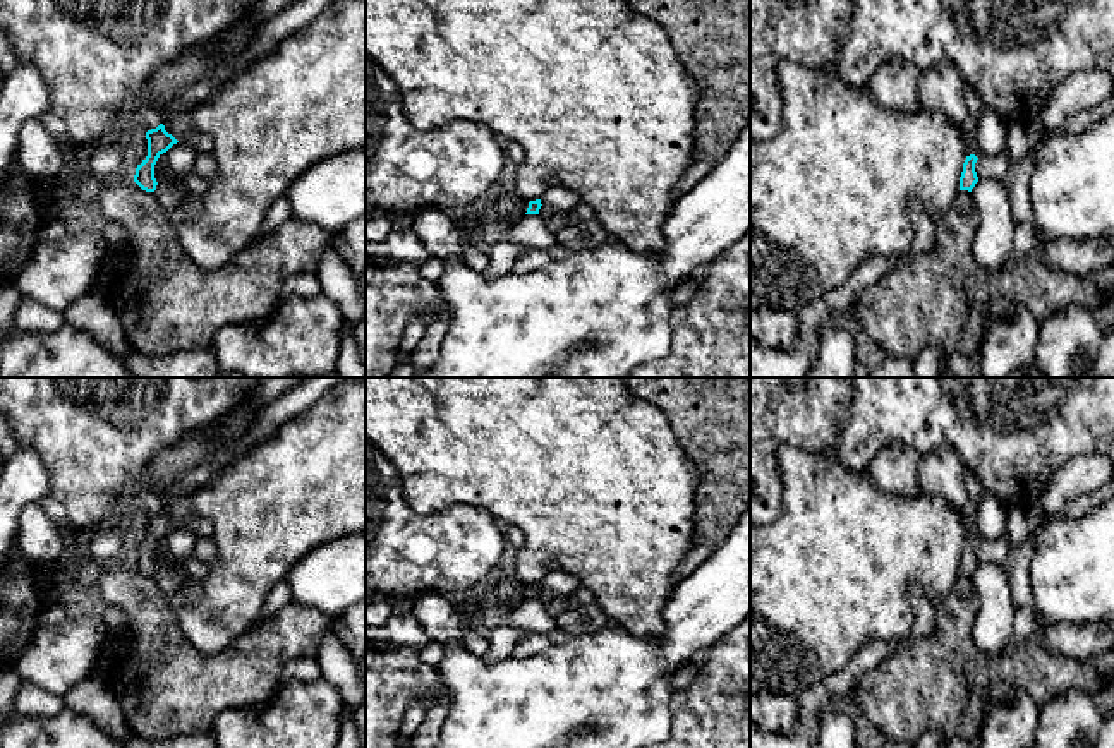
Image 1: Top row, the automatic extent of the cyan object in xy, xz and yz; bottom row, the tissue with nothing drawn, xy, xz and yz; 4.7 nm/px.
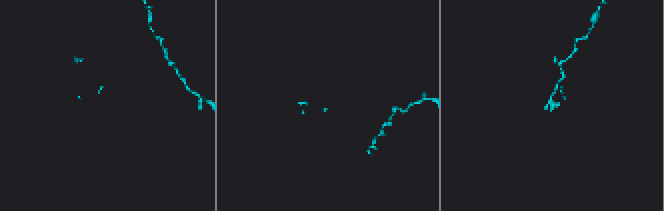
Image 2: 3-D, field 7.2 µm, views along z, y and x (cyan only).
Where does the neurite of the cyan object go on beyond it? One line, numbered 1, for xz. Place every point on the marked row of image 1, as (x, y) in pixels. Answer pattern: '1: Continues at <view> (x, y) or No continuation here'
1: No continuation here

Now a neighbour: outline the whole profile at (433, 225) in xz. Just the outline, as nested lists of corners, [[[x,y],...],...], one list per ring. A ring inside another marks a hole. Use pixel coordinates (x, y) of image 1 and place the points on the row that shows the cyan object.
[[[750,117],[726,156],[675,201],[663,225],[664,244],[657,254],[606,242],[570,252],[563,261],[551,261],[537,271],[525,274],[510,271],[498,278],[486,278],[465,264],[455,223],[457,218],[443,208],[426,208],[414,214],[412,230],[431,257],[446,262],[438,287],[451,311],[451,323],[436,364],[417,371],[415,377],[627,377],[635,367],[661,360],[669,352],[675,287],[704,271],[750,230]]]

